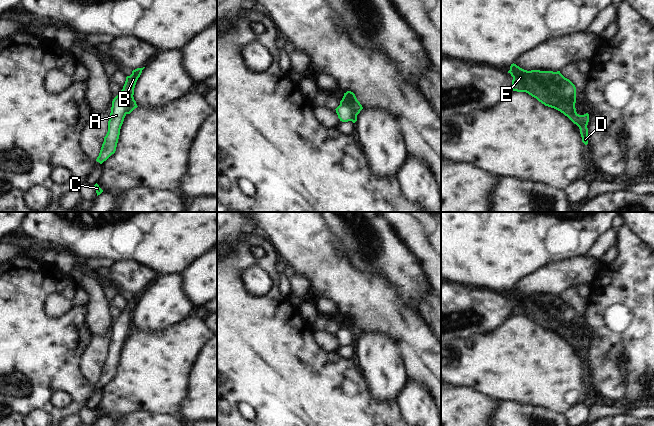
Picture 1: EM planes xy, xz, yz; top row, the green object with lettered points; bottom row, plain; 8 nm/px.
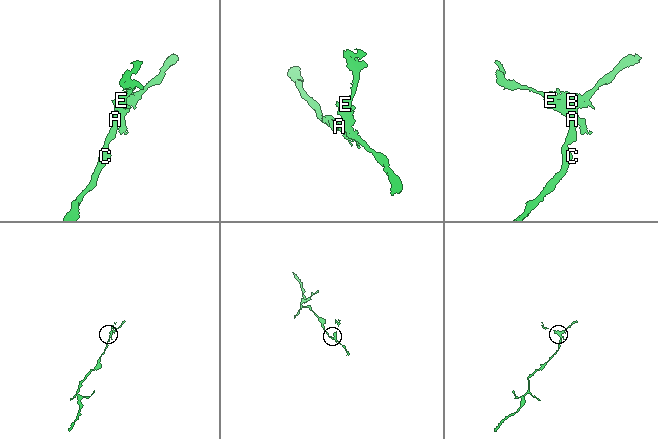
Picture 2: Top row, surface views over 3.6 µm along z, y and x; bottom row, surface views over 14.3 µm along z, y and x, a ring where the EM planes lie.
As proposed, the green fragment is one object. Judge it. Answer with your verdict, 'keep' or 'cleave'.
keep

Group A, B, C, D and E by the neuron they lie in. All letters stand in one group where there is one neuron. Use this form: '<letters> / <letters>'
A B C D E

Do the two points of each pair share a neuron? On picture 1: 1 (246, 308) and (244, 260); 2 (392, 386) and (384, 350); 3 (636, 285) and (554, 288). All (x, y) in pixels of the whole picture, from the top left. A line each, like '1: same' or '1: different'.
1: same
2: same
3: different

